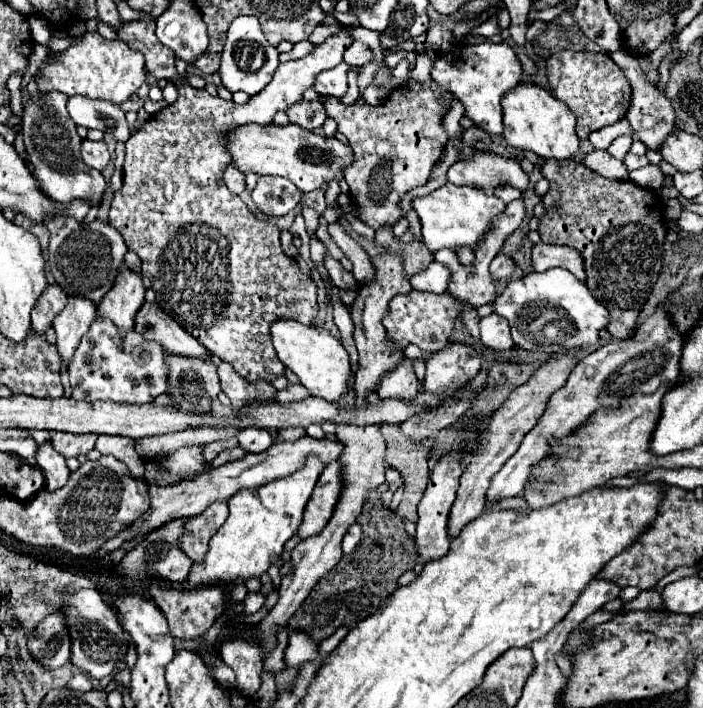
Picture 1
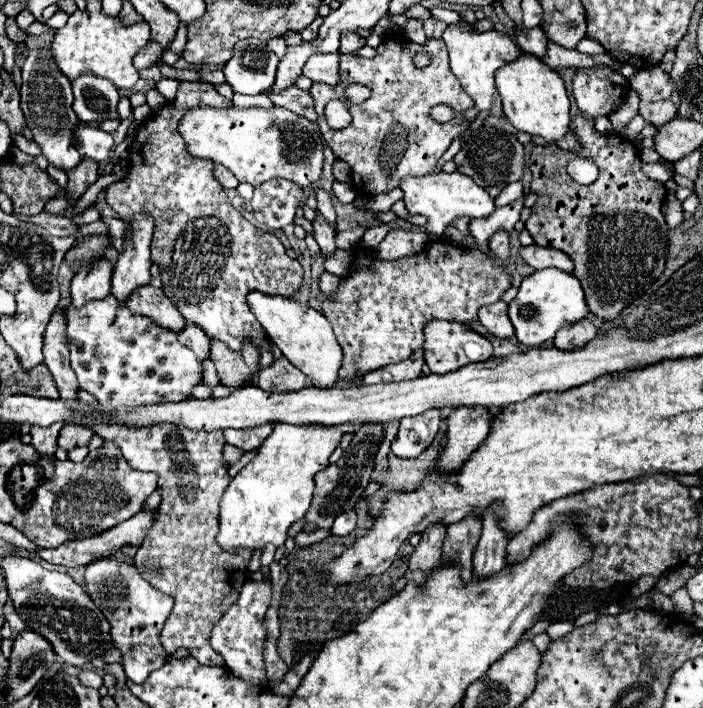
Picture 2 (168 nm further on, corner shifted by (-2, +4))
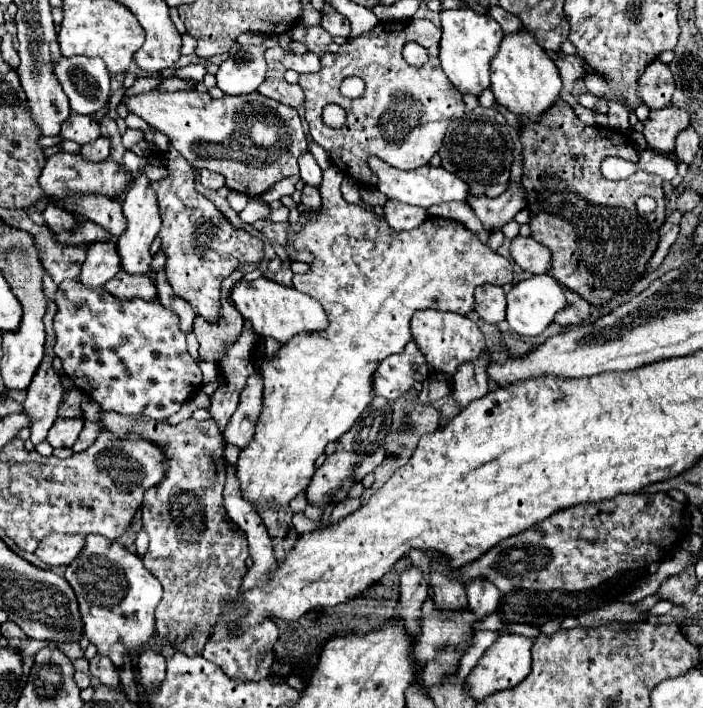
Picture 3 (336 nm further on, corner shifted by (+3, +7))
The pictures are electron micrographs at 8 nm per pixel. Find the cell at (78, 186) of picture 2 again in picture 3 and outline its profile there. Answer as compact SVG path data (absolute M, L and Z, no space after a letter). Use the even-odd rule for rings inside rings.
M99 137L97 141L83 145L81 155L87 159L93 159L93 161L103 161L109 157L109 151L111 151L111 141L107 137Z

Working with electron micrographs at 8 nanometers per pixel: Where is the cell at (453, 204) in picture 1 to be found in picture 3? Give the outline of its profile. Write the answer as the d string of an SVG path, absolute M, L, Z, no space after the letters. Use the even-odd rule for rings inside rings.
M369 157L367 163L369 163L369 169L377 175L377 189L381 193L385 193L389 199L397 199L397 201L403 201L407 205L417 205L417 207L427 209L431 205L445 203L445 201L465 201L467 193L469 193L469 185L463 183L453 173L445 171L443 167L423 165L415 171L401 171L401 169L387 165L379 157Z

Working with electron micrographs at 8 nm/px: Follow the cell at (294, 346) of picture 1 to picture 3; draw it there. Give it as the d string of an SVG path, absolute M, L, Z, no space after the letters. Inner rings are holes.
M259 277L255 281L239 281L231 289L231 301L235 303L237 311L253 323L255 333L261 333L261 337L273 337L279 343L289 341L297 333L311 333L327 327L327 315L315 297L297 291L295 287L279 285L267 277Z

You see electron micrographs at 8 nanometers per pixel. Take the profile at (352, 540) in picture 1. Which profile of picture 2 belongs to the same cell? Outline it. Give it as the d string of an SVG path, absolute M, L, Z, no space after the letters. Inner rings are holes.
M348 510L348 512L342 512L334 520L332 534L336 534L336 536L348 536L348 534L354 532L354 528L356 528L356 512L354 510Z

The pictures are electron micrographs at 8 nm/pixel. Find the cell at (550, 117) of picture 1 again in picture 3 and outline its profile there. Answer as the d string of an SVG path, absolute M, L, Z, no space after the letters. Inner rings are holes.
M527 29L501 39L499 51L491 59L491 91L505 109L517 117L531 117L531 121L537 121L559 99L561 77L557 65Z

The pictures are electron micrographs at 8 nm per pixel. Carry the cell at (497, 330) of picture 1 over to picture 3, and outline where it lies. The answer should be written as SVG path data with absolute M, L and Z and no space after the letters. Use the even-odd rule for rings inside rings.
M481 285L475 289L475 311L491 325L505 319L505 291L497 285Z

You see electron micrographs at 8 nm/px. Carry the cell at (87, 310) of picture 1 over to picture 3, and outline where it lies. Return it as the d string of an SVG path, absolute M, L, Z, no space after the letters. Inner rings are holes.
M95 241L87 249L87 261L83 263L83 285L103 287L115 273L121 271L121 257L117 253L117 241Z

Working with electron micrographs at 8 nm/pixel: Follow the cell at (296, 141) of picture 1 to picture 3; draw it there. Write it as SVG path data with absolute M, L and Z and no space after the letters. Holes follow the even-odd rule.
M149 91L125 97L125 107L129 113L139 115L149 127L165 133L171 139L171 145L197 169L209 169L225 177L225 185L231 191L243 193L247 197L259 197L277 181L297 175L297 159L301 153L307 153L307 137L303 133L301 119L293 107L287 107L275 99L263 97L261 93L247 95L225 95L221 99L213 99L207 91Z

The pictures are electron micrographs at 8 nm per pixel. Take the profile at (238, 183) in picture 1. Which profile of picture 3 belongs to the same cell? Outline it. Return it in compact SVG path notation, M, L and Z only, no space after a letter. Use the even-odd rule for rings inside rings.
M201 169L199 171L199 181L207 189L215 189L217 191L217 189L223 187L223 177L219 177L217 173L211 173L209 169Z

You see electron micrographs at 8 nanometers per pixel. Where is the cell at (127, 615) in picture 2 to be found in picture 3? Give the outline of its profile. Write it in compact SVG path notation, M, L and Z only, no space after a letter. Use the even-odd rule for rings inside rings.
M87 535L85 545L81 553L71 561L65 569L65 579L75 591L79 613L83 619L83 635L97 647L101 655L107 655L115 667L123 667L123 655L125 653L139 653L145 643L151 639L155 631L155 607L161 601L161 585L159 581L145 569L141 557L131 553L127 547L123 547L117 541L109 541L103 535Z

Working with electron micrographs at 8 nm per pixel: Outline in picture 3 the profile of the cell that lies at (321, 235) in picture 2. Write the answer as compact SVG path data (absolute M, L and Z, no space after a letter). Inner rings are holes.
M305 185L305 187L303 187L303 197L301 197L301 201L303 201L303 205L307 205L311 211L319 209L319 205L321 205L319 189L315 189L315 187L311 187L311 185Z

